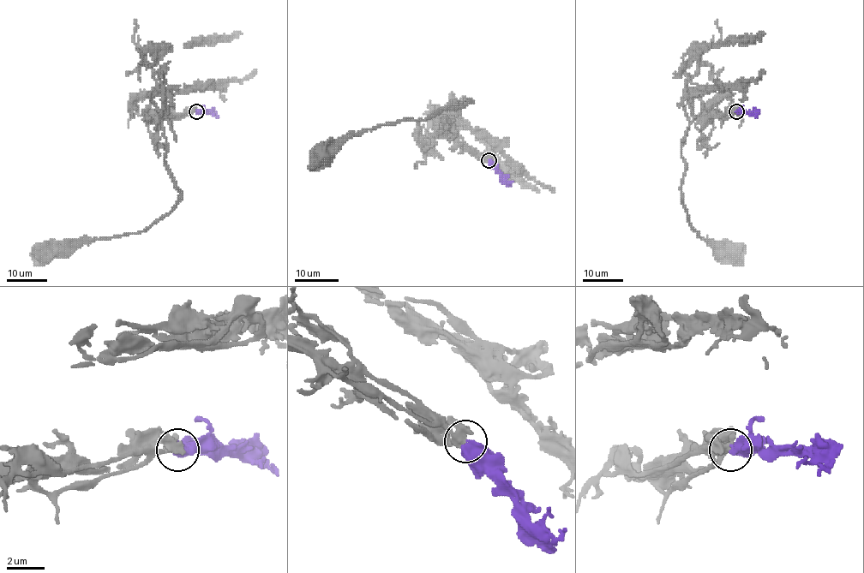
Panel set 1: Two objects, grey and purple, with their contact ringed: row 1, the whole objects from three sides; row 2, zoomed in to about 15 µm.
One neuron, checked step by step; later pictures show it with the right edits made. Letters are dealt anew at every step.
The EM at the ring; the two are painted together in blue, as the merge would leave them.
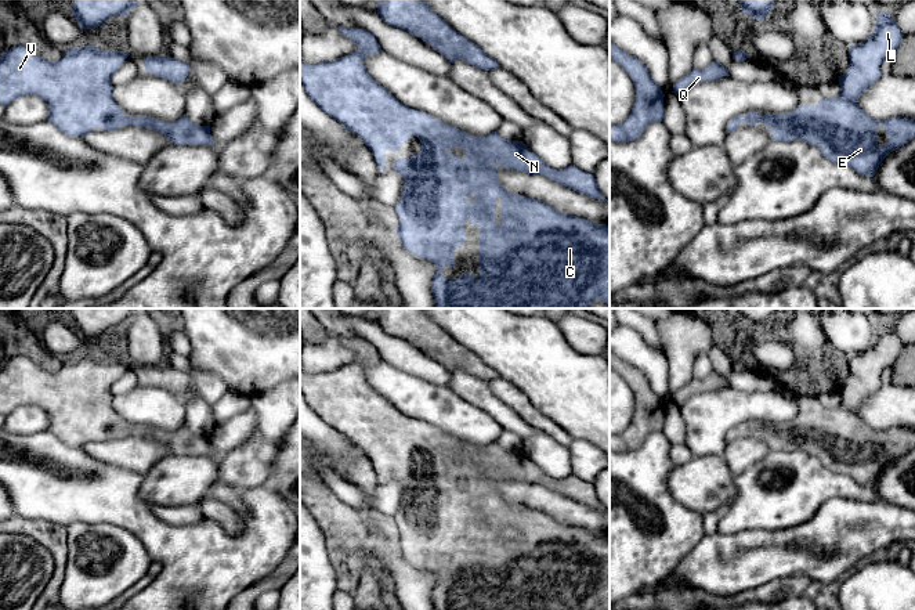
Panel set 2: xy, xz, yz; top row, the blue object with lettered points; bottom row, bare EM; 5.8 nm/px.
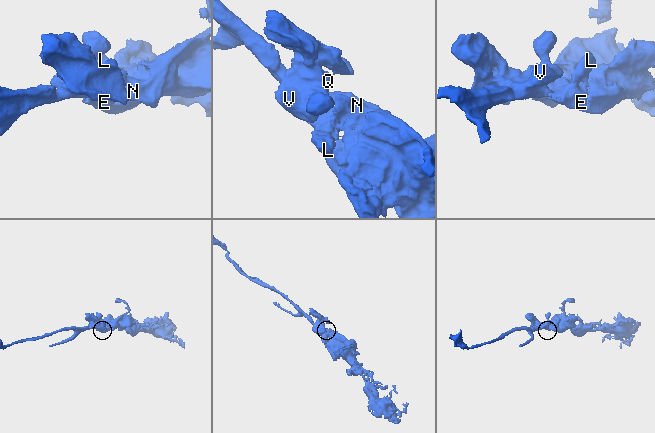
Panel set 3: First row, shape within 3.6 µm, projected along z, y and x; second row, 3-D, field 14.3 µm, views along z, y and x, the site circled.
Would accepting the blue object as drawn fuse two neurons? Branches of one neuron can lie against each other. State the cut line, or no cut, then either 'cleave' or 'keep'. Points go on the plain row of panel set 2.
no cut | keep

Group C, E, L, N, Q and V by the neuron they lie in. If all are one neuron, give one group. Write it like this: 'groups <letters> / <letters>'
groups C E L N Q V

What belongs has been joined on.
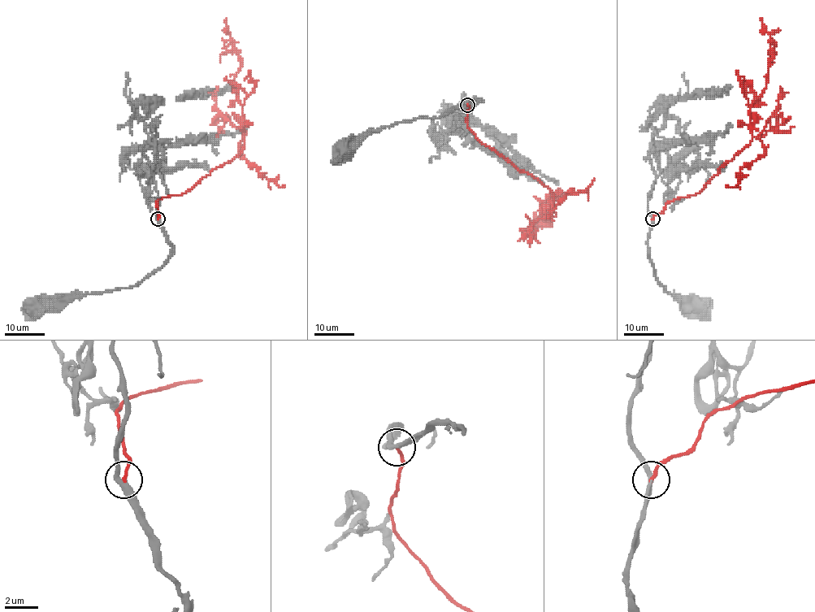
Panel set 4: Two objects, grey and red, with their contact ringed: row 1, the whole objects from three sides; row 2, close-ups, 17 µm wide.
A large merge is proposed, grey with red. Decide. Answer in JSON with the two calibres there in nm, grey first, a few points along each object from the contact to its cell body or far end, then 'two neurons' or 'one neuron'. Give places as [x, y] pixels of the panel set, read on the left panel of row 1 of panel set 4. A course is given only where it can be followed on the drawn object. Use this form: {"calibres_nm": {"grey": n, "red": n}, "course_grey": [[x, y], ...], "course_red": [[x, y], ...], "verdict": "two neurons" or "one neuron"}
{"calibres_nm": {"grey": 320, "red": 200}, "course_grey": [[158, 219], [172, 248], [172, 253], [160, 267], [138, 283], [93, 293], [46, 297], [38, 303]], "course_red": [[158, 219], [158, 201], [184, 193], [244, 149], [243, 106], [235, 88], [240, 58], [226, 31], [227, 19]], "verdict": "one neuron"}

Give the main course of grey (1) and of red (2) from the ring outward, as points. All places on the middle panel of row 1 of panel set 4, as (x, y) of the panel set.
1: (468, 106), (476, 99), (482, 100), (470, 106), (453, 107), (438, 117), (415, 117), (369, 129), (348, 150)
2: (468, 106), (466, 120), (472, 132), (550, 190), (553, 205), (544, 218), (549, 224), (539, 223), (536, 213)

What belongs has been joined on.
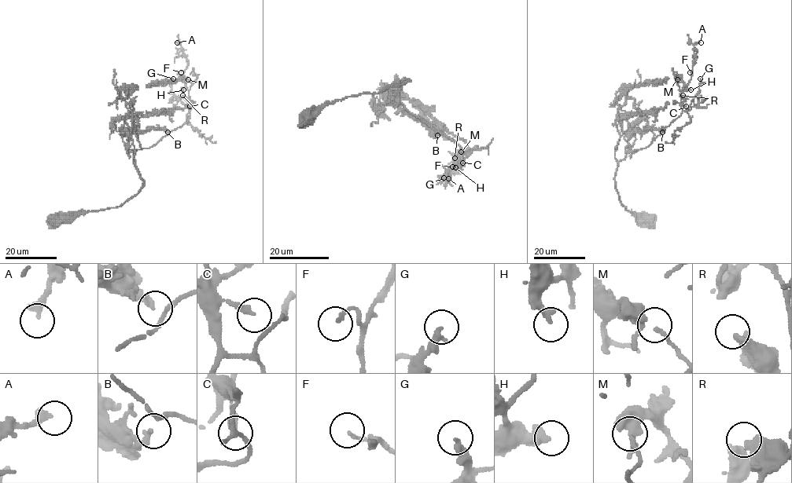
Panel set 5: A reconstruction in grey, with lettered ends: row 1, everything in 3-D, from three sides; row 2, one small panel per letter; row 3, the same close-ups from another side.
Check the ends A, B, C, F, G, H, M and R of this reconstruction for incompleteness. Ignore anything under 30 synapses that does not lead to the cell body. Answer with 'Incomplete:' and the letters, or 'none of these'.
Incomplete: A

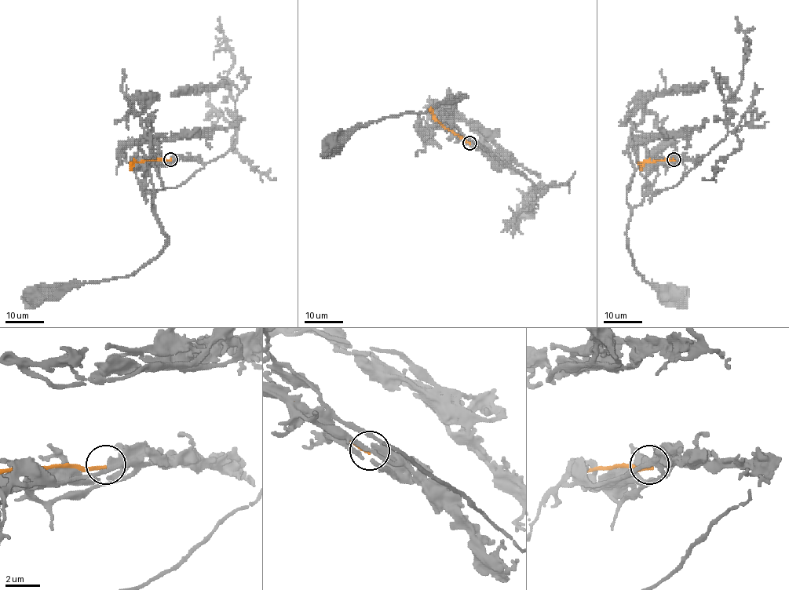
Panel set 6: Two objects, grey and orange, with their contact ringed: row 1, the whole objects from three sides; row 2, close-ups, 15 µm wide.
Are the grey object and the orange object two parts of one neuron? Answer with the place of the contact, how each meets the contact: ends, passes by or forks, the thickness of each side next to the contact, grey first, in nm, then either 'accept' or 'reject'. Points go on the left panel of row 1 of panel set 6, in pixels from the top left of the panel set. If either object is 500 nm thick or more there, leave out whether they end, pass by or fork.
at (170, 159); grey passes by; orange ends there; 320 nm thick on the grey side, 200 nm on the other; reject

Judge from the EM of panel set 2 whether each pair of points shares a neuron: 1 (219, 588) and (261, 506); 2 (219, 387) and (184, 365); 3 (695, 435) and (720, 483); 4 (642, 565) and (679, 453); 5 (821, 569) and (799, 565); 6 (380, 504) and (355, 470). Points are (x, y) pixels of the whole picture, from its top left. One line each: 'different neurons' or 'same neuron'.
1: same neuron
2: same neuron
3: different neurons
4: different neurons
5: same neuron
6: different neurons

